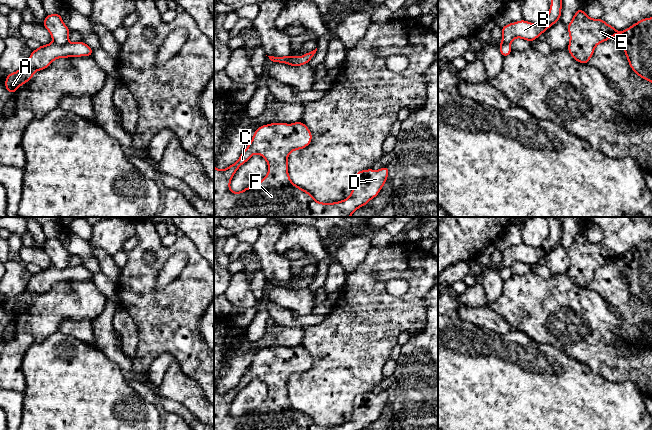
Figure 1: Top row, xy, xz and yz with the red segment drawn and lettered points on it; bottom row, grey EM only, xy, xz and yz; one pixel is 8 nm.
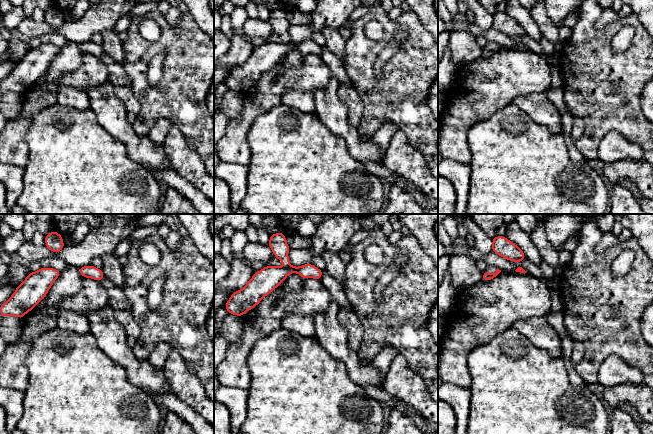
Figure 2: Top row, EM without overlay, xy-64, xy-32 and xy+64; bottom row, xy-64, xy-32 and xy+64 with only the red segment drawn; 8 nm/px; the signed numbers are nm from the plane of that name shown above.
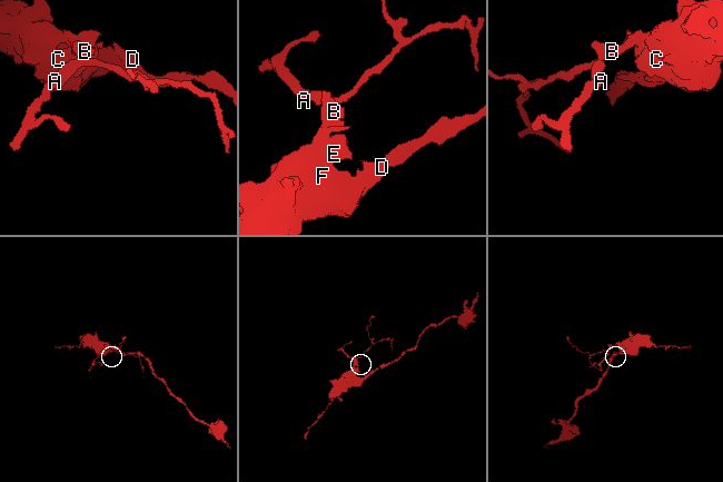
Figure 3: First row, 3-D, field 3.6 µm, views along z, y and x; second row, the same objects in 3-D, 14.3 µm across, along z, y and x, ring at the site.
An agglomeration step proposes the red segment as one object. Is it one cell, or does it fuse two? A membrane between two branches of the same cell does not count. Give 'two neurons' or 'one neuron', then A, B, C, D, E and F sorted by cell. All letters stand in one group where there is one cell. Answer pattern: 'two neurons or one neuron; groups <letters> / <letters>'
two neurons; groups A / B C D E F

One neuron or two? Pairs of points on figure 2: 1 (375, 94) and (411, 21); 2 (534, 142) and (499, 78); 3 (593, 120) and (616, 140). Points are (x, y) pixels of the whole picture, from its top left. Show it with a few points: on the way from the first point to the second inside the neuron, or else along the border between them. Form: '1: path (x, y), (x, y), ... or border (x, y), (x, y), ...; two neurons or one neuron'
1: path (393, 76), (413, 56), (413, 39); one neuron
2: border (511, 103), (497, 110), (491, 116); two neurons
3: border (630, 142), (610, 131), (599, 143), (597, 154); two neurons

